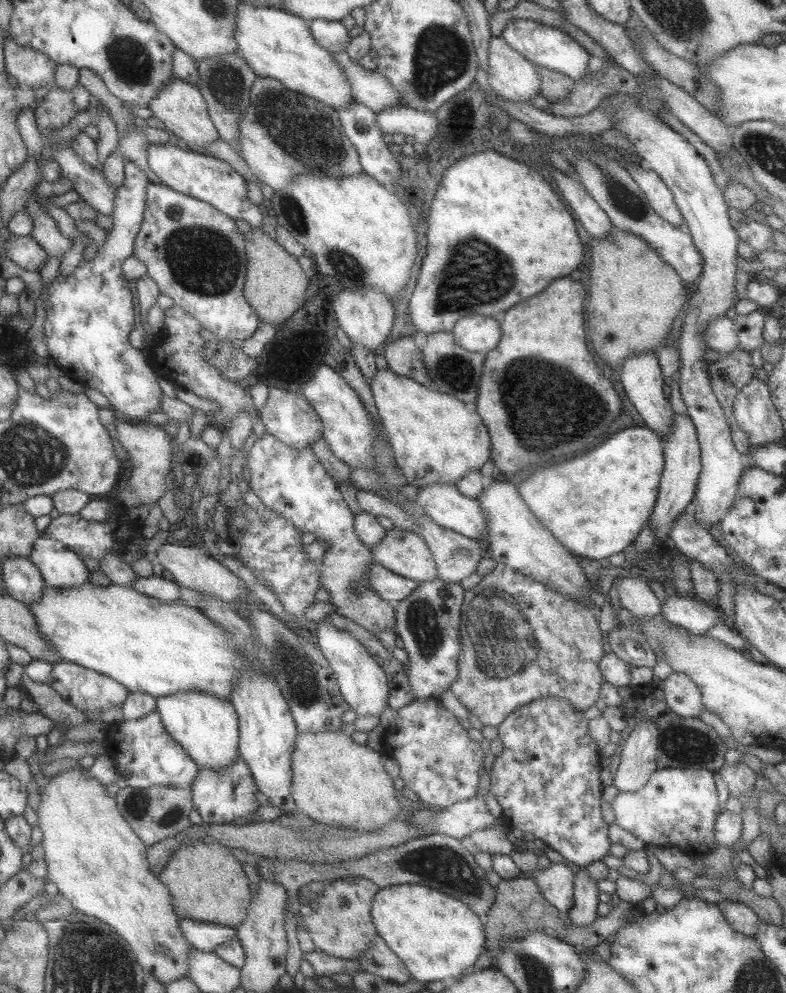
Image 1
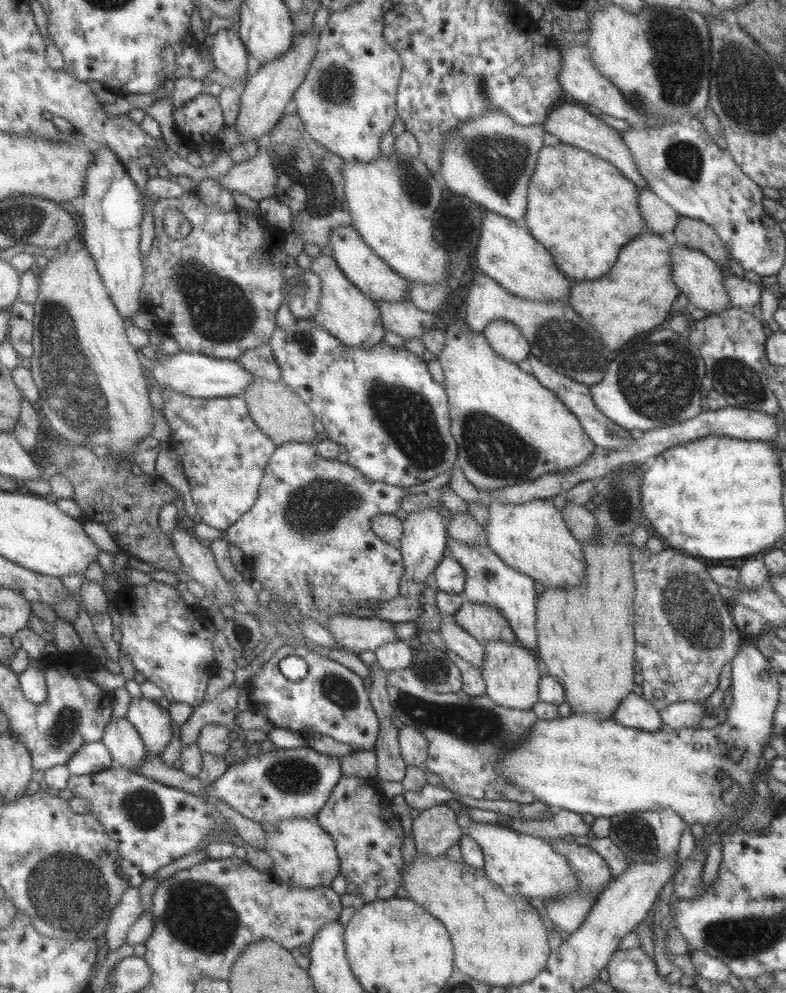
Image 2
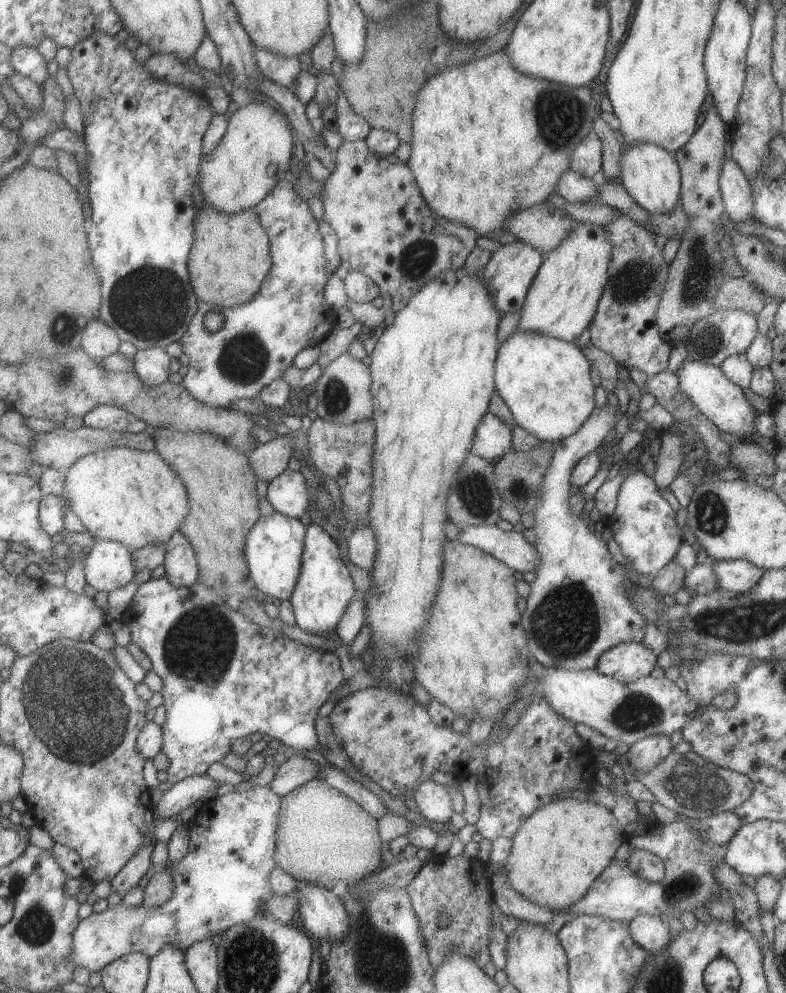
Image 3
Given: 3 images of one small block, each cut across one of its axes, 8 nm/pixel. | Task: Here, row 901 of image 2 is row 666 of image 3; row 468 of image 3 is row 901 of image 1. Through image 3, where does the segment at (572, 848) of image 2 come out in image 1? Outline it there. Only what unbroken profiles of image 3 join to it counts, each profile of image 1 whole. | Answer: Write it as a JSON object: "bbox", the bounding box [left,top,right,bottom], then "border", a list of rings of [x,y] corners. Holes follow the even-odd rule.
{"bbox":[532,864,573,914],"border":[[[552,864],[545,870],[532,871],[532,880],[543,898],[561,914],[565,914],[573,904],[573,871],[563,864]]]}

